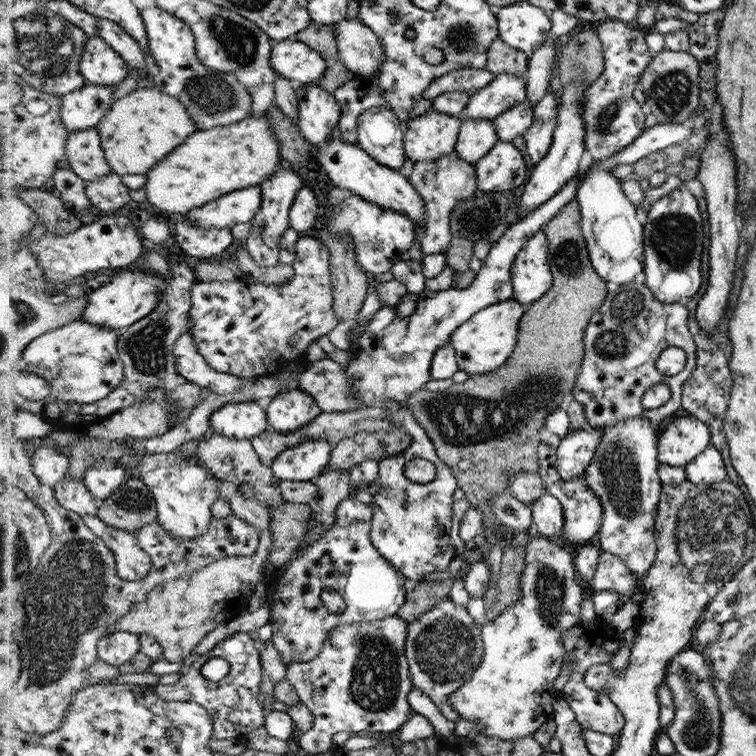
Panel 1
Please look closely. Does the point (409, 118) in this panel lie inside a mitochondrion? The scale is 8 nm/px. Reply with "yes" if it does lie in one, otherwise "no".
no

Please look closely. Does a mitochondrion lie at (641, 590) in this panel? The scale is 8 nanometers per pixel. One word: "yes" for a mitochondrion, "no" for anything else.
no

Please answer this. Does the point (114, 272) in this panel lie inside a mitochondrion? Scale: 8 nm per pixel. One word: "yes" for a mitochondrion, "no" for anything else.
no

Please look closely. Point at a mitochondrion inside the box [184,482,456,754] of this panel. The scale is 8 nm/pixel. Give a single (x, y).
(374, 681)

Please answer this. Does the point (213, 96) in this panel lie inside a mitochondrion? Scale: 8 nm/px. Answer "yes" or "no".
yes

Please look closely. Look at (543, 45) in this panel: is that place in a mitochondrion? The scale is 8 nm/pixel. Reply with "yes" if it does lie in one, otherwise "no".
no

